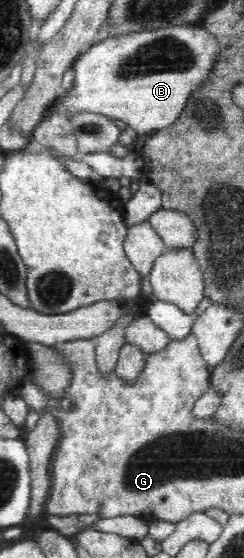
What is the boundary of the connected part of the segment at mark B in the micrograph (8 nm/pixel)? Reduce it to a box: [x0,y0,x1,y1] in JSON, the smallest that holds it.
[48,24,218,135]

